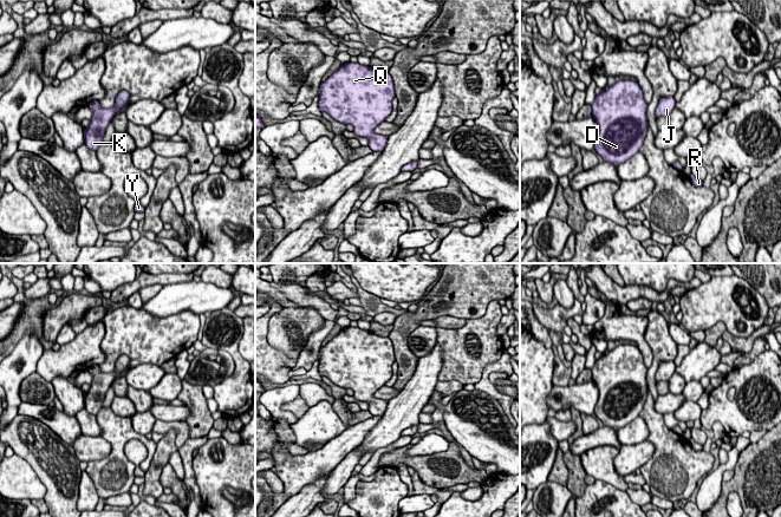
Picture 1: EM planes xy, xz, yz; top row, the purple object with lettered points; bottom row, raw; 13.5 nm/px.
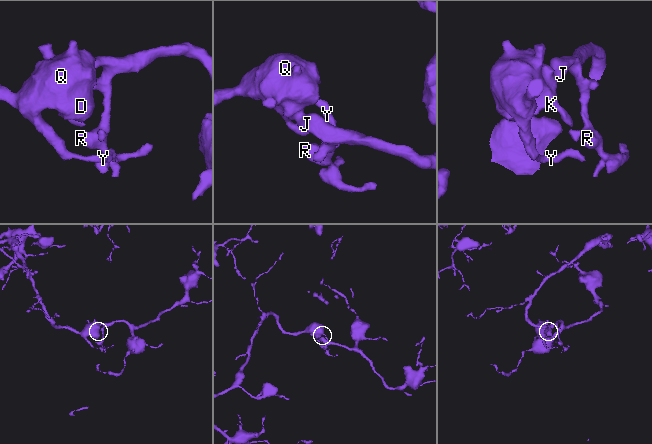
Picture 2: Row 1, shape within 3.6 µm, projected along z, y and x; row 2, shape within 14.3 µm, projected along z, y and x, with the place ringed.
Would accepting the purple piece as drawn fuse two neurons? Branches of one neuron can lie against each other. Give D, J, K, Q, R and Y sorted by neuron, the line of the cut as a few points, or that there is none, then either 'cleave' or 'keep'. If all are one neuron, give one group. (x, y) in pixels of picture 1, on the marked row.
D J K Q R Y | no cut | keep

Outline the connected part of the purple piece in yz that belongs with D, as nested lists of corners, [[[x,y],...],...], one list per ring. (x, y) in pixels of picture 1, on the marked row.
[[[619,80],[605,87],[595,96],[592,105],[592,117],[598,122],[599,135],[594,150],[605,162],[619,165],[639,152],[647,132],[647,103],[639,84],[634,80]]]

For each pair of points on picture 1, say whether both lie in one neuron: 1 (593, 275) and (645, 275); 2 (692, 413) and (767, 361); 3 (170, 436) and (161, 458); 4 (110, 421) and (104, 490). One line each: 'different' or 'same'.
1: different
2: different
3: same
4: same

